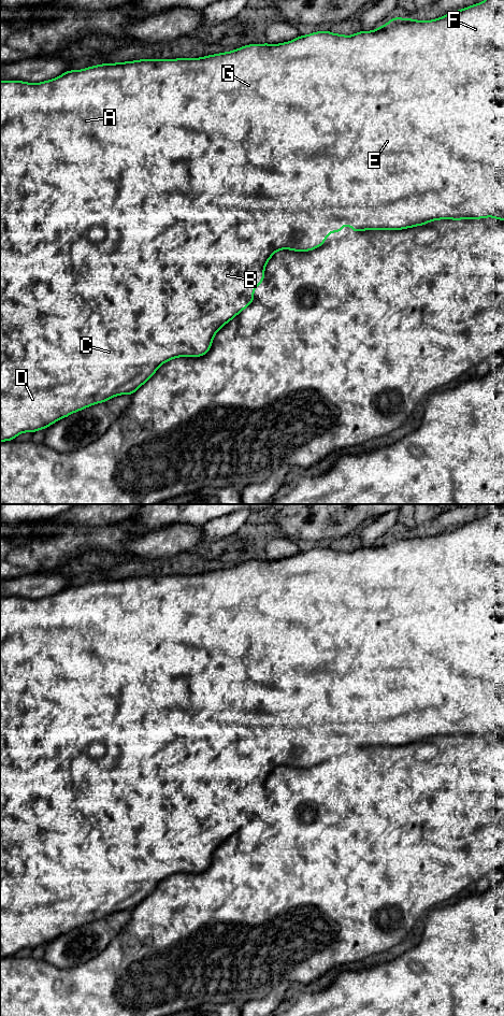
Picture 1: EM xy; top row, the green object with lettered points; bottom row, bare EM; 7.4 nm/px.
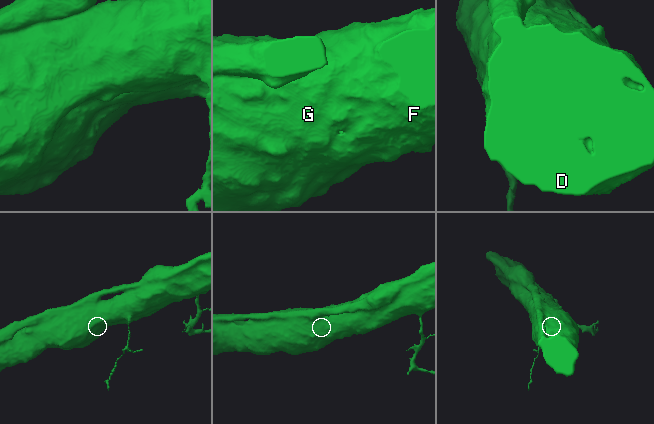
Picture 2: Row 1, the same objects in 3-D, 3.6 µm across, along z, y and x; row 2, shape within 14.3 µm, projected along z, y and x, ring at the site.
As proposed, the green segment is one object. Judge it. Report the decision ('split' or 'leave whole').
leave whole

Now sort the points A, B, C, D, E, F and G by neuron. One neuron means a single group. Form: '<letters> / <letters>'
A B C D E F G

